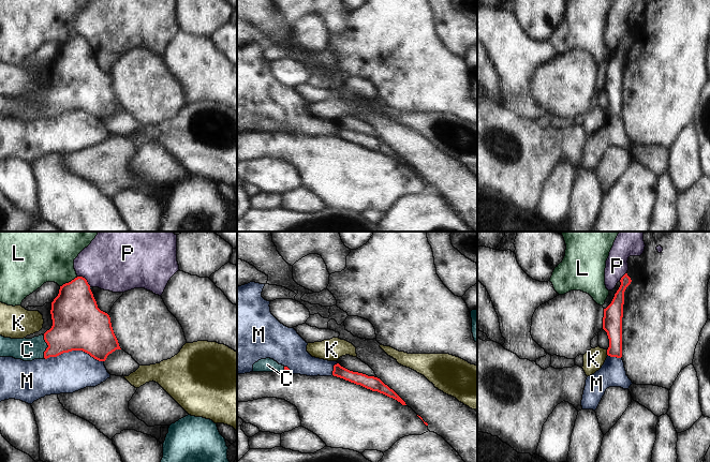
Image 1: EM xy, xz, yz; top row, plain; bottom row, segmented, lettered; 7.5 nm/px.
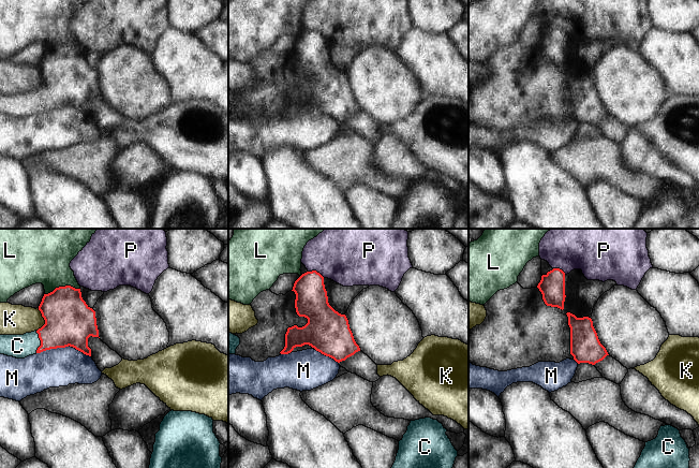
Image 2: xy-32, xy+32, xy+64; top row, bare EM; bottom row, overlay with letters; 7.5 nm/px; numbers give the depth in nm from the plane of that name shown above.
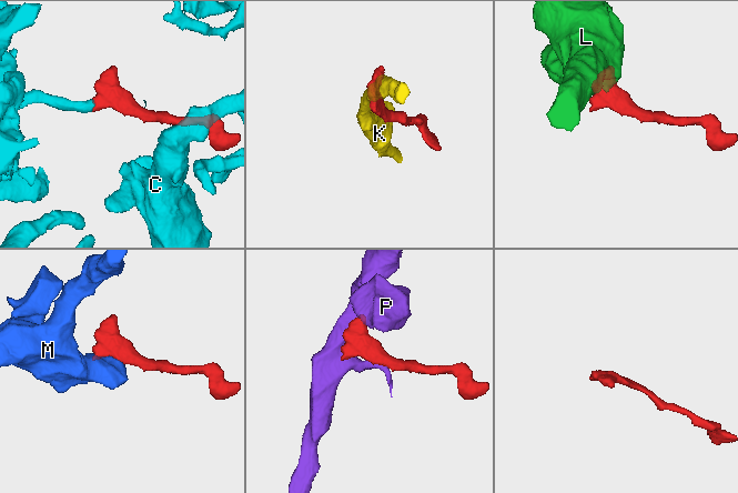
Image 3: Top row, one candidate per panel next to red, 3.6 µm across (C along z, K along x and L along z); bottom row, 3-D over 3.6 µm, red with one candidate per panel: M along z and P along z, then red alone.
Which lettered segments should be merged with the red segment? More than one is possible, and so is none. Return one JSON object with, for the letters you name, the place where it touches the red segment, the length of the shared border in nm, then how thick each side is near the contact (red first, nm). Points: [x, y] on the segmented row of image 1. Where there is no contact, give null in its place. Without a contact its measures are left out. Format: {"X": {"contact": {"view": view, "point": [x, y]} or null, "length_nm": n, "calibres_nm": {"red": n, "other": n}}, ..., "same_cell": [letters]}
{"C": {"contact": {"view": "xy", "point": [48, 346]}, "length_nm": 170, "calibres_nm": {"red": 360, "other": 170}}, "same_cell": ["C"]}

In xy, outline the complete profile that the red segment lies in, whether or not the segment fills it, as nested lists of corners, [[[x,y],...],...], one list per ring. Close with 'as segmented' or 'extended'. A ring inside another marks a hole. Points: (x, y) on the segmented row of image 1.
[[[77,277],[60,286],[50,314],[53,326],[44,334],[32,339],[0,336],[0,357],[32,361],[83,351],[105,361],[109,354],[121,349],[109,315],[98,308],[85,278]]] | extended

